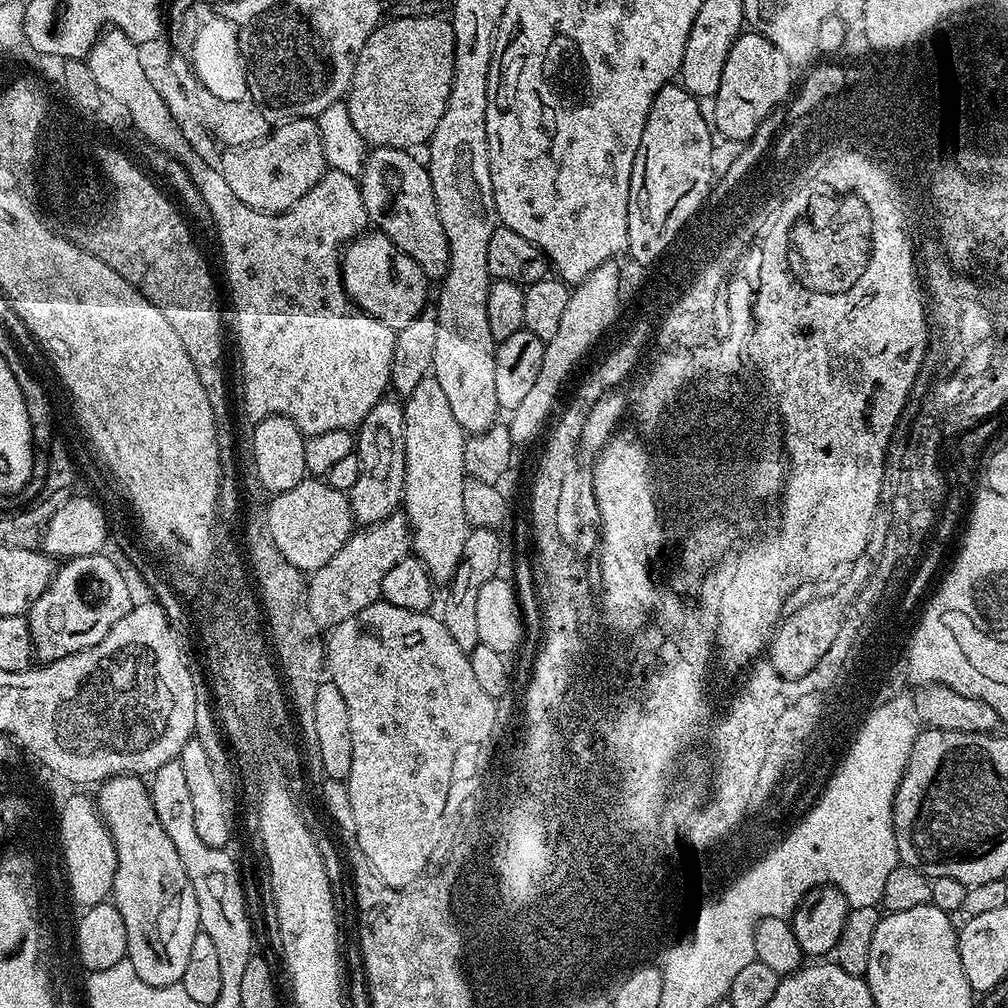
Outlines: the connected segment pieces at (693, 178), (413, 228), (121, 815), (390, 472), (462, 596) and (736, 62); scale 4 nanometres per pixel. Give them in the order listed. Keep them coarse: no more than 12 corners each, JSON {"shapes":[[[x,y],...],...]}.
{"shapes":[[[658,90],[630,174],[626,252],[652,260],[714,187],[714,132]],[[373,147],[358,177],[369,221],[429,281],[448,272],[428,169]],[[149,785],[94,803],[116,847],[110,900],[142,982],[178,984],[198,898]],[[379,400],[360,423],[357,525],[401,507],[404,405]],[[472,528],[442,619],[458,650],[478,638],[478,590],[500,569],[500,540]],[[741,32],[710,112],[751,141],[789,99],[792,72],[765,36]]]}

